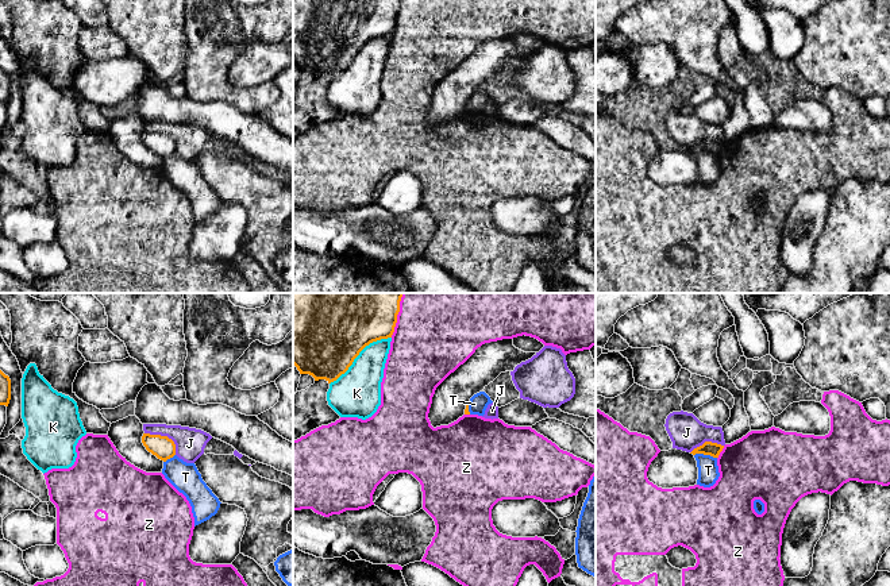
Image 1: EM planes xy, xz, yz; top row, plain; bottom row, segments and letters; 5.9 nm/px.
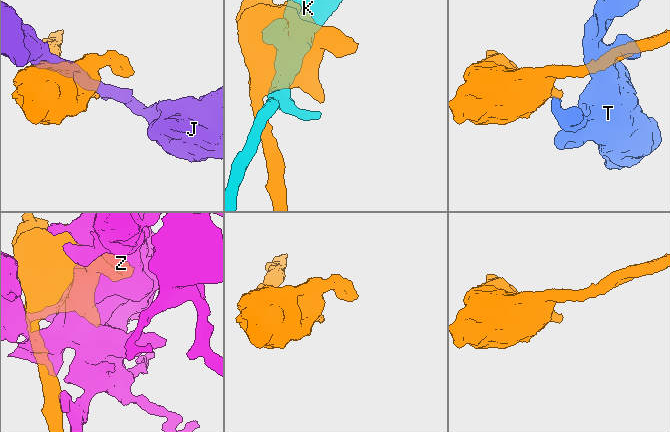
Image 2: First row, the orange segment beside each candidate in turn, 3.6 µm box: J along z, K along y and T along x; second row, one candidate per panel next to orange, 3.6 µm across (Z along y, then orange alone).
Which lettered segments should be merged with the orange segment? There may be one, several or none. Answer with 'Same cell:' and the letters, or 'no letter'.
Same cell: no letter

